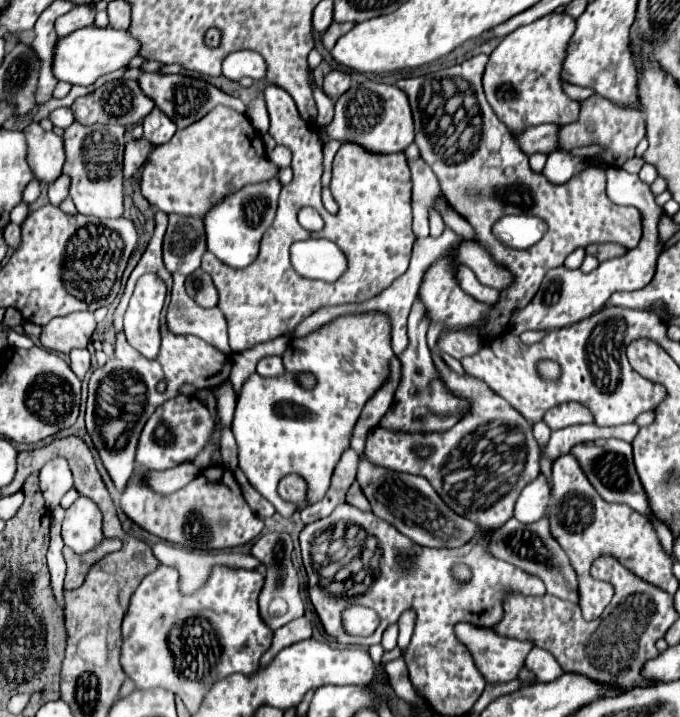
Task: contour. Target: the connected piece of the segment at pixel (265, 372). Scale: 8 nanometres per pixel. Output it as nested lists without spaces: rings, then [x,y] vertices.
[[[268,356],[258,362],[256,372],[264,378],[272,378],[272,376],[282,376],[286,370],[282,364],[282,357]]]

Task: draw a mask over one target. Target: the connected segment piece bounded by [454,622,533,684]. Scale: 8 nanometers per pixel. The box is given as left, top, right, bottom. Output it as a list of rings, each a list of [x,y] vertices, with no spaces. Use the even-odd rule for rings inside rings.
[[[458,622],[454,632],[456,632],[458,640],[462,640],[468,646],[468,650],[472,652],[472,658],[474,658],[482,678],[486,680],[486,684],[506,683],[518,678],[520,670],[524,668],[524,660],[526,660],[528,652],[533,648],[531,642],[504,638],[504,636],[494,634],[488,628],[478,628],[478,626],[472,626],[468,622]]]

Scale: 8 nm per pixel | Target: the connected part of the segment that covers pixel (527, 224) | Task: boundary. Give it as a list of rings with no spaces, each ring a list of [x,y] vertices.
[[[504,216],[494,226],[494,236],[508,248],[524,250],[534,246],[546,234],[546,222],[536,216]]]

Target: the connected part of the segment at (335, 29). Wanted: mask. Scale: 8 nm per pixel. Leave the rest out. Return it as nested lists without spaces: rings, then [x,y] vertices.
[[[334,22],[334,24],[324,32],[324,36],[322,36],[324,46],[326,46],[328,50],[332,50],[332,48],[334,48],[334,44],[336,44],[336,40],[338,40],[342,34],[344,34],[344,24]]]

